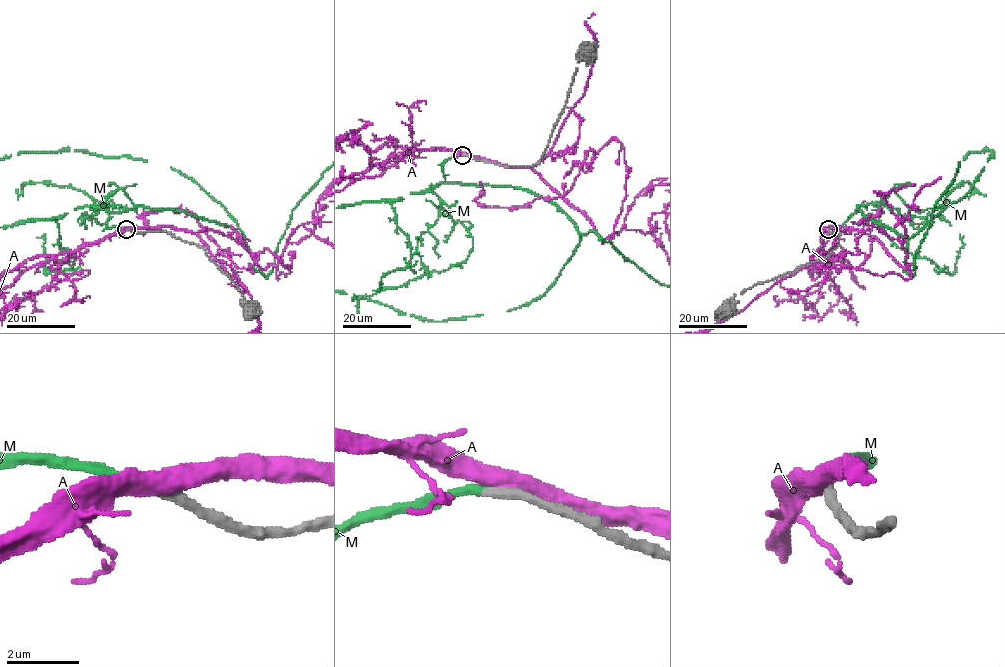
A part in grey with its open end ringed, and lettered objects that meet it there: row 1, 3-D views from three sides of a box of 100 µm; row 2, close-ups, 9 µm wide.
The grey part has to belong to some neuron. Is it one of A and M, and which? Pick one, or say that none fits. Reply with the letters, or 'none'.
M

